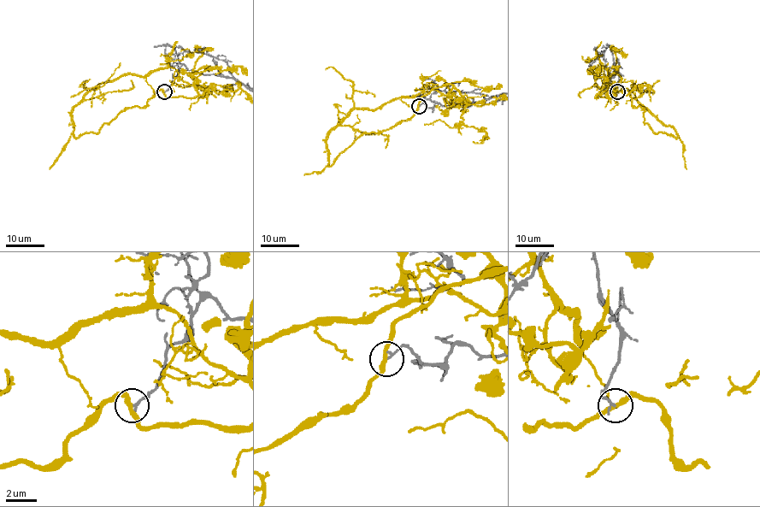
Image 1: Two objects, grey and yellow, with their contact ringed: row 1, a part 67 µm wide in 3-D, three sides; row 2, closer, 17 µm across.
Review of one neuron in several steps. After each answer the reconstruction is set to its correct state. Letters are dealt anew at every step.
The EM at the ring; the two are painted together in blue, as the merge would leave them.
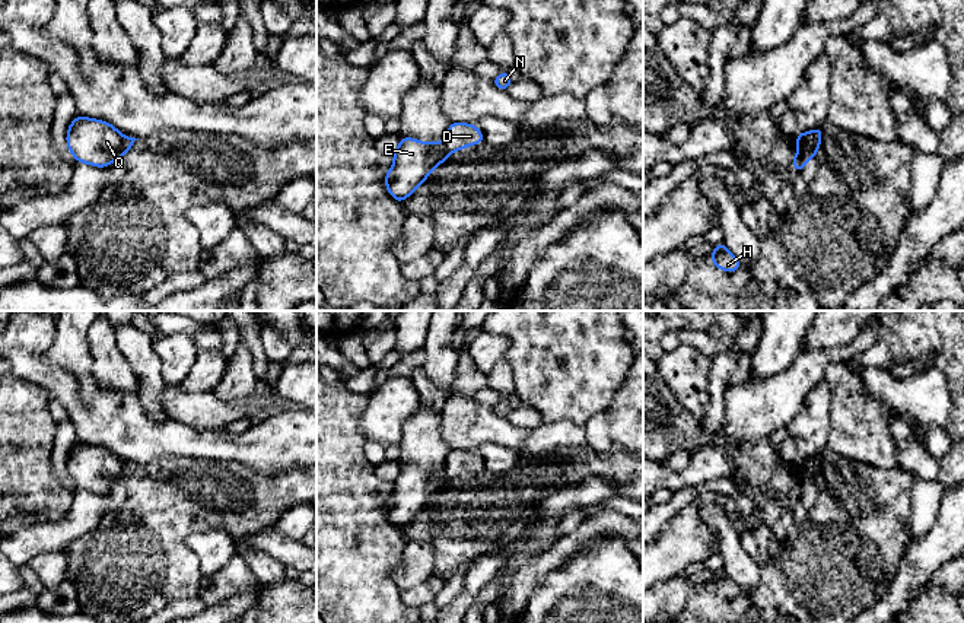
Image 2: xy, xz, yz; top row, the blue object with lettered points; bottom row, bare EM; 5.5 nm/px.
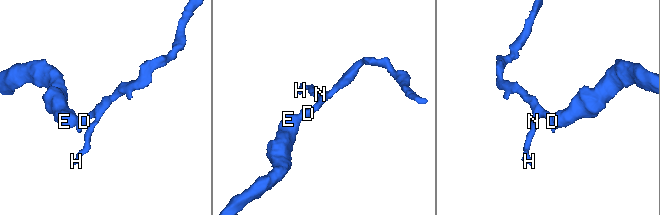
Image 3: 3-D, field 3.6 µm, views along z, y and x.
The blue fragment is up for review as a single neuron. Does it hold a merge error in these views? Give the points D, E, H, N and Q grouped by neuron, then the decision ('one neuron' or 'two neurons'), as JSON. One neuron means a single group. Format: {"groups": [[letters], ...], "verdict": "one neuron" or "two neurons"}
{"groups": [["D", "H", "N"], ["E", "Q"]], "verdict": "two neurons"}

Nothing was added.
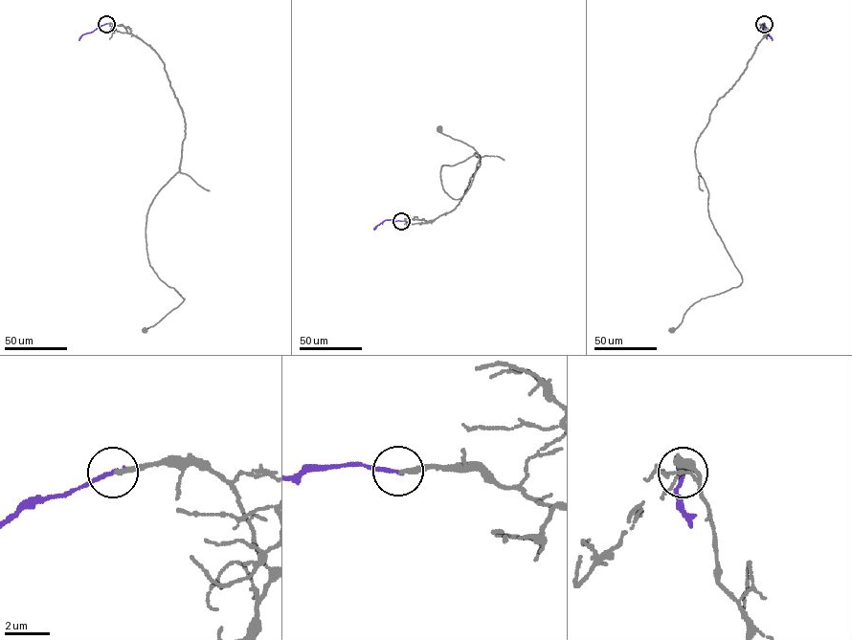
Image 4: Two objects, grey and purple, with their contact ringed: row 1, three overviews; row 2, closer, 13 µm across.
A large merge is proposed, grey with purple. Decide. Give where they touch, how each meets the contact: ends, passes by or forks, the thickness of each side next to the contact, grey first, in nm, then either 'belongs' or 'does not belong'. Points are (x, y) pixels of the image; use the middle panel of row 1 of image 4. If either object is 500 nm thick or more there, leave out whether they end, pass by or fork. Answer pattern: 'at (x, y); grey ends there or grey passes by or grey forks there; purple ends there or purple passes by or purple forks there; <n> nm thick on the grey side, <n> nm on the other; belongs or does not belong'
at (401, 221); grey ends there; purple ends there; 200 nm thick on the grey side, 180 nm on the other; belongs

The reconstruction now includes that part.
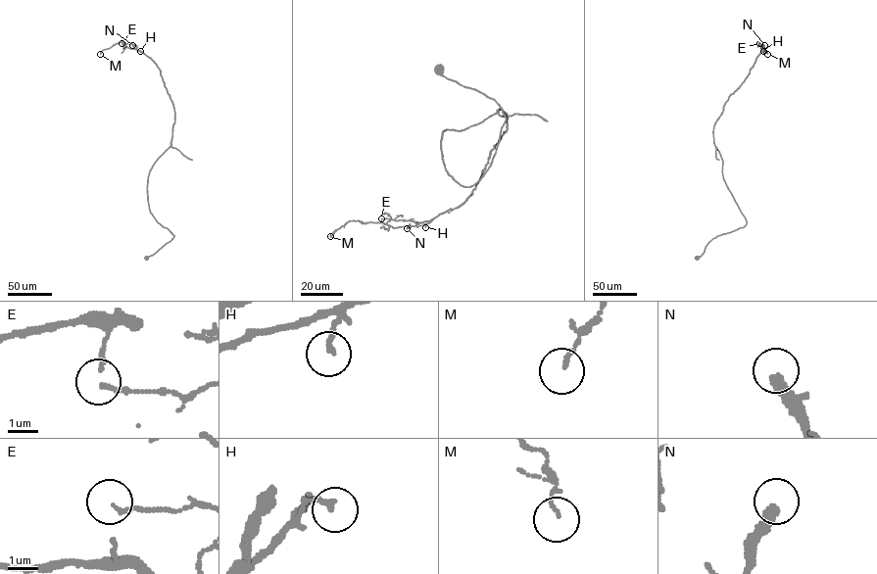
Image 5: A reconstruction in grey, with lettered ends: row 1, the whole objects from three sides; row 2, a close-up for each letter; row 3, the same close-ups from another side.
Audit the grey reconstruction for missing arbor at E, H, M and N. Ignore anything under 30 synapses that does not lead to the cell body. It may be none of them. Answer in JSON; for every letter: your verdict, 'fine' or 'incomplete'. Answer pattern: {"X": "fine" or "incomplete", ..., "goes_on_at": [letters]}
{"E": "fine", "H": "fine", "M": "fine", "N": "incomplete", "goes_on_at": ["N"]}

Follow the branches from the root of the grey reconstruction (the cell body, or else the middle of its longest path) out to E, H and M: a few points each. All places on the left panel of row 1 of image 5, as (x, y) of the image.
E: (146, 259), (174, 236), (150, 213), (147, 185), (152, 166), (170, 146), (174, 112), (156, 64), (121, 43)
H: (146, 259), (174, 236), (150, 213), (147, 185), (152, 166), (170, 146), (174, 112), (160, 70), (140, 51)
M: (146, 259), (174, 236), (147, 191), (174, 108), (143, 53), (121, 42), (100, 54)

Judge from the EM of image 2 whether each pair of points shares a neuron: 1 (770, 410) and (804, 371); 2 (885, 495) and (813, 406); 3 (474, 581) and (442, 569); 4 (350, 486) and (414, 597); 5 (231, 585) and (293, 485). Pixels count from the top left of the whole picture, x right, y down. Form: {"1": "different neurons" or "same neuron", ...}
{"1": "same neuron", "2": "different neurons", "3": "different neurons", "4": "different neurons", "5": "different neurons"}

